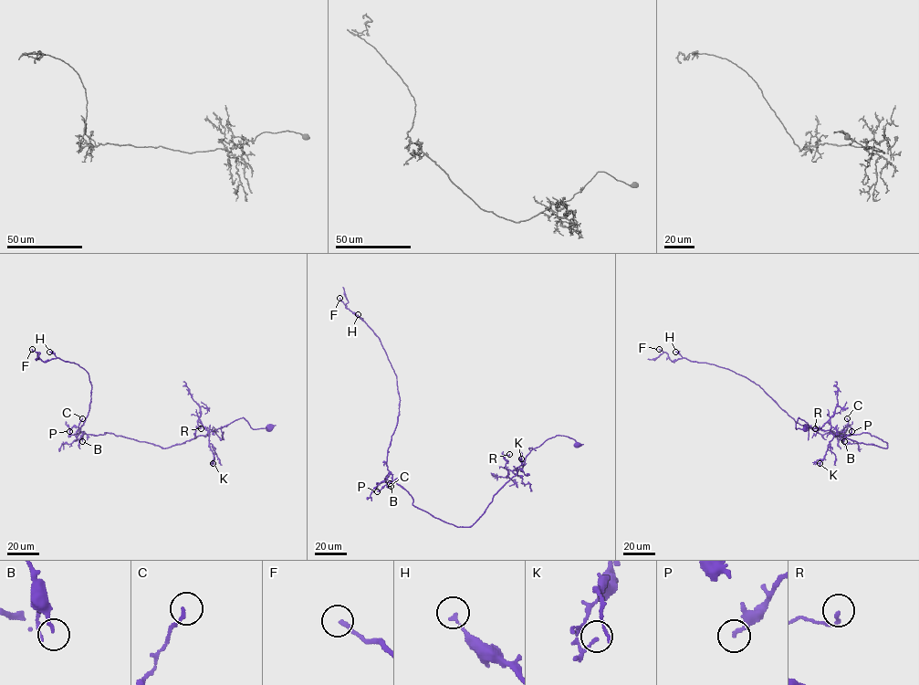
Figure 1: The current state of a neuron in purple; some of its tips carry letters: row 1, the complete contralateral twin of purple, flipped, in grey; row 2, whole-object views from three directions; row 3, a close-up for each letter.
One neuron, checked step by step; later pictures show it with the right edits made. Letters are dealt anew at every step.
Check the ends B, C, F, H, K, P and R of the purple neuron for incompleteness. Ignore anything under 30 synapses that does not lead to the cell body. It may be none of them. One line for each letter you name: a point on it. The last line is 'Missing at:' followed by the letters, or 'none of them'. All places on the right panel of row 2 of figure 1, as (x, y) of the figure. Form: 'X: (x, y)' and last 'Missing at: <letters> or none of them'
F: (659, 349)
Missing at: F

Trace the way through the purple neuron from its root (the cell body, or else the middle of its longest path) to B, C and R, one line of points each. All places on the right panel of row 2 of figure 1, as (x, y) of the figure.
B: (805, 428), (796, 429), (798, 417), (834, 435), (887, 447), (886, 442), (865, 432), (841, 434), (844, 441)
C: (805, 428), (796, 429), (798, 417), (813, 428), (887, 447), (870, 433), (833, 433), (841, 431), (847, 418)
R: (805, 428), (796, 429), (798, 417), (813, 428), (830, 432), (830, 419), (820, 428), (815, 428)

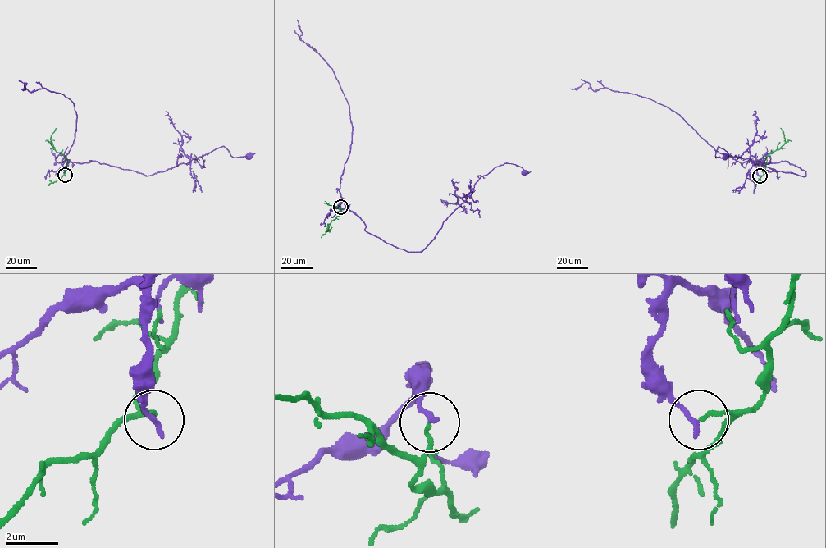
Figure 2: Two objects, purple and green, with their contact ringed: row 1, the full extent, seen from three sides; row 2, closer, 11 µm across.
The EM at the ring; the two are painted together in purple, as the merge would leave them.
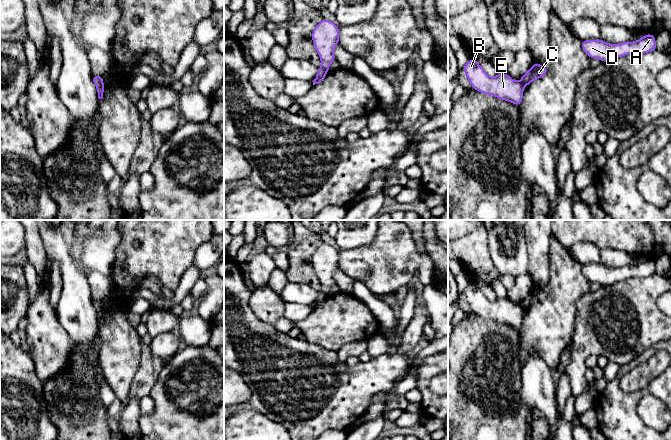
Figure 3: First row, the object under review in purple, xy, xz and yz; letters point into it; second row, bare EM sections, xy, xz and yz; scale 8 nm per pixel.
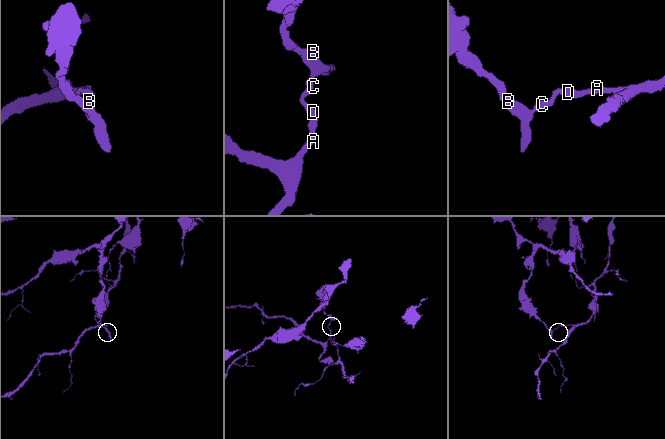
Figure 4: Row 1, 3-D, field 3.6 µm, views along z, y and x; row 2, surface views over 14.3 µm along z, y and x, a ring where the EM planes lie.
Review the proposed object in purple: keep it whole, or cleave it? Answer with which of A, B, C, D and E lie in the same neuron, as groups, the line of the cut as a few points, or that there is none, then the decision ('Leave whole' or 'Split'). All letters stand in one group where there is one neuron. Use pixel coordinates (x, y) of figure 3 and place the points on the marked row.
Groups: A C D / B E. Split along xz (320, 67), (327, 71). Split

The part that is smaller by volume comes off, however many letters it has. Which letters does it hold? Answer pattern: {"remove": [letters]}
{"remove": ["A", "C", "D"]}

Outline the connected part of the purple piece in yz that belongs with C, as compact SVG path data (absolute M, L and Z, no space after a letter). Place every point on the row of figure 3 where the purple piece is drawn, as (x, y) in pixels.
M534 63L530 70L524 73L521 77L521 83L524 87L529 85L532 81L537 80L545 76L548 72L548 69L542 66L539 63Z

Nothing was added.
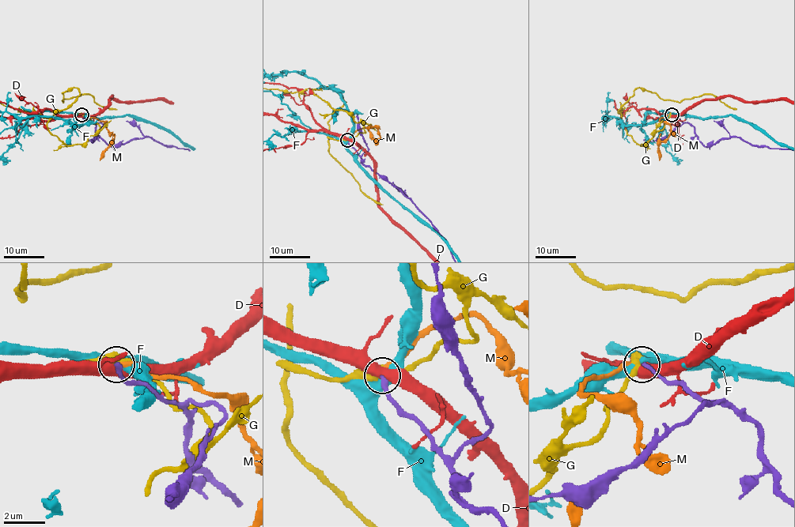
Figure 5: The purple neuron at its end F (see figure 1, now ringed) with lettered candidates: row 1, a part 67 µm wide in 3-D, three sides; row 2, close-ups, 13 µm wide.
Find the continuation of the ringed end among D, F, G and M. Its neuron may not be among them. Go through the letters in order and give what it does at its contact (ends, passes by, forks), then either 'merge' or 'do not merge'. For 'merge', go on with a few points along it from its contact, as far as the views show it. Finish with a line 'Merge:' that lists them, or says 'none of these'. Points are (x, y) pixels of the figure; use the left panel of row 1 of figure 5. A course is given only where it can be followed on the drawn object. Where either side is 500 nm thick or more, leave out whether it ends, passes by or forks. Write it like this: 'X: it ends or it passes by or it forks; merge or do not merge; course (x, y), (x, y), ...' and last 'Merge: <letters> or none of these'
D: do not merge
F: it passes by; do not merge
G: it passes by; do not merge
M: it ends; merge; course (81, 114), (97, 118), (115, 137), (100, 159)
Merge: M

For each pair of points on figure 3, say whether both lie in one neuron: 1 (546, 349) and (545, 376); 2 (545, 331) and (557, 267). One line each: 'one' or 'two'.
1: two
2: one

